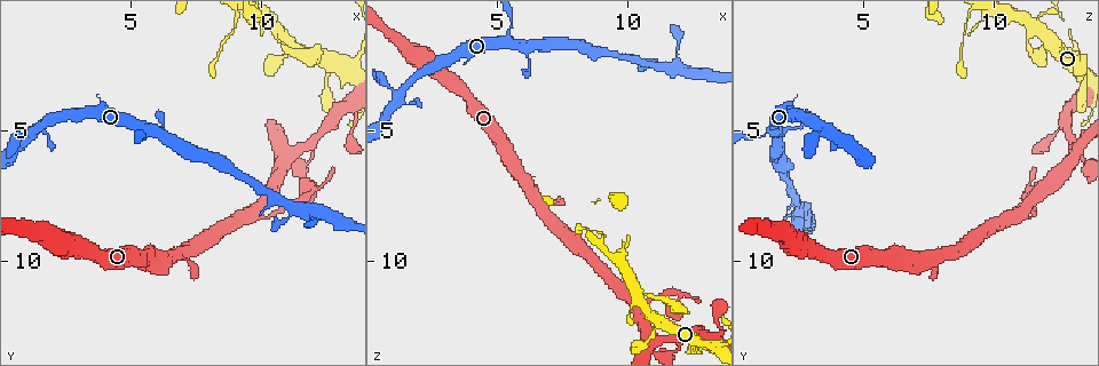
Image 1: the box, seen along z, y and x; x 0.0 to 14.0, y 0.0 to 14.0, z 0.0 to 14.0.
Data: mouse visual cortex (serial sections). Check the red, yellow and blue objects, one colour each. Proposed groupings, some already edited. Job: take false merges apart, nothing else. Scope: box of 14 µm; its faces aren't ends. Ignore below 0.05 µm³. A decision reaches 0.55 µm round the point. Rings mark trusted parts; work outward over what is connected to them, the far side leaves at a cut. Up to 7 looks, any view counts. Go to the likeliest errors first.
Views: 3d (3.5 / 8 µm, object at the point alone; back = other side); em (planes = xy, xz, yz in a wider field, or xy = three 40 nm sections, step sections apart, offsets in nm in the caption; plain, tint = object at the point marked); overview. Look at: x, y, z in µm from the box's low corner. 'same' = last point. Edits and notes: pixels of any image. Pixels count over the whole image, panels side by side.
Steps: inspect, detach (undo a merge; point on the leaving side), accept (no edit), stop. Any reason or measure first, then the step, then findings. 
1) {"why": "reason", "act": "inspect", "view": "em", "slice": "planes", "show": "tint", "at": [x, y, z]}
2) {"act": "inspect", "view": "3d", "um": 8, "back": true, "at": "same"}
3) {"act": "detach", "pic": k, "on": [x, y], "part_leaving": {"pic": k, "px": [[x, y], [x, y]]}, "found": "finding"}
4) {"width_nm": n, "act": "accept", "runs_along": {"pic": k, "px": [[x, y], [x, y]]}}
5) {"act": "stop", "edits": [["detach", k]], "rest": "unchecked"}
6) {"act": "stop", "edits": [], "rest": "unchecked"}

{"why": "arms part here", "act": "inspect", "view": "3d", "um": 3.5, "at": [11.9, 5.4, 13.1]}

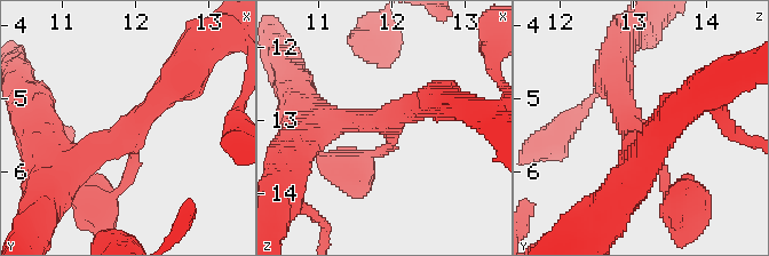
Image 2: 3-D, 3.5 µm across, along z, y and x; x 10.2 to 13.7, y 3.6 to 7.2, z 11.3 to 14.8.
{"arms": 3, "arm_widths_nm": [150, 350, 400], "why": "now the EM", "act": "inspect", "view": "em", "slice": "planes", "show": "tint", "at": [11.90, 5.40, 13.05]}

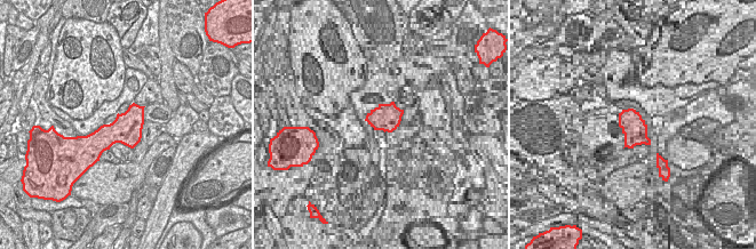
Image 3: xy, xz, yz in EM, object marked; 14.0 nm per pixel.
{"why": "cut it another way", "act": "inspect", "view": "em", "slice": "xy", "step": 5, "show": "tint", "at": "same"}

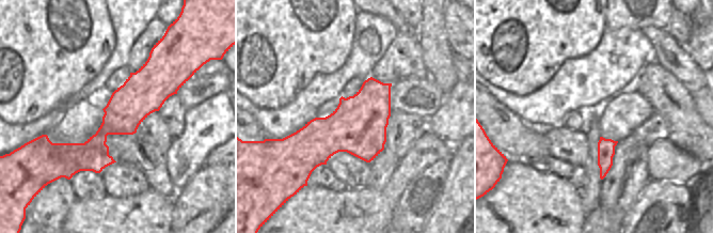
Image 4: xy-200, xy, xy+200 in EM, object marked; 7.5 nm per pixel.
{"act": "accept", "runs_along": {"pic": 2, "px": [[63, 173], [119, 138], [182, 74]]}, "found": "one cell here"}

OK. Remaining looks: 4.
{"why": "two arms at a narrow angle", "act": "inspect", "view": "3d", "um": 3.5, "at": [5.4, 5.0, 1.6]}

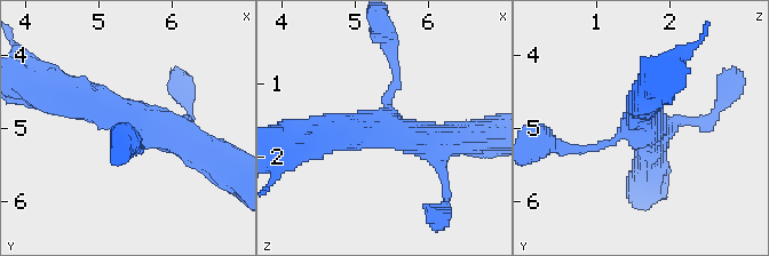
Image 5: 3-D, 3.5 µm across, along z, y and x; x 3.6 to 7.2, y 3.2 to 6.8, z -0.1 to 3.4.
{"act": "accept", "runs_along": {"pic": 5, "px": [[64, 97], [201, 150]]}, "found": "continuous, no second cell"}

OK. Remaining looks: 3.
{"why": "a fork", "act": "inspect", "view": "3d", "um": 8, "back": true, "at": [11.1, 7.9, 2.5]}

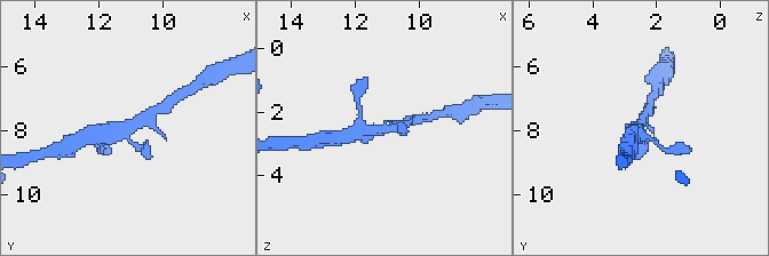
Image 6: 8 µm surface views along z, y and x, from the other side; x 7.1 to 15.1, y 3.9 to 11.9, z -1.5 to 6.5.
{"arms": 3, "arm_widths_nm": [100, 300, 500], "act": "inspect", "view": "em", "slice": "xy", "step": 1, "show": "tint", "at": [11.0, 7.8, 2.5]}

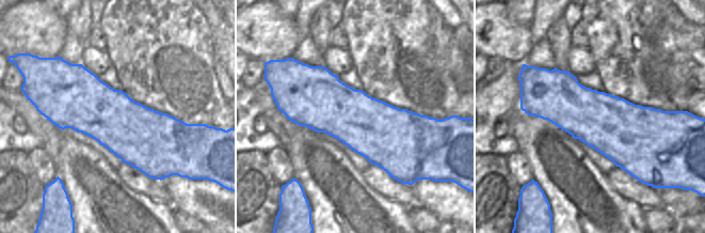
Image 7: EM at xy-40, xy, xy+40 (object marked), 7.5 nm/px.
{"act": "accept", "found": "continuous, no second cell"}

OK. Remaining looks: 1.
{"act": "stop", "edits": [], "rest": "unchecked"}

